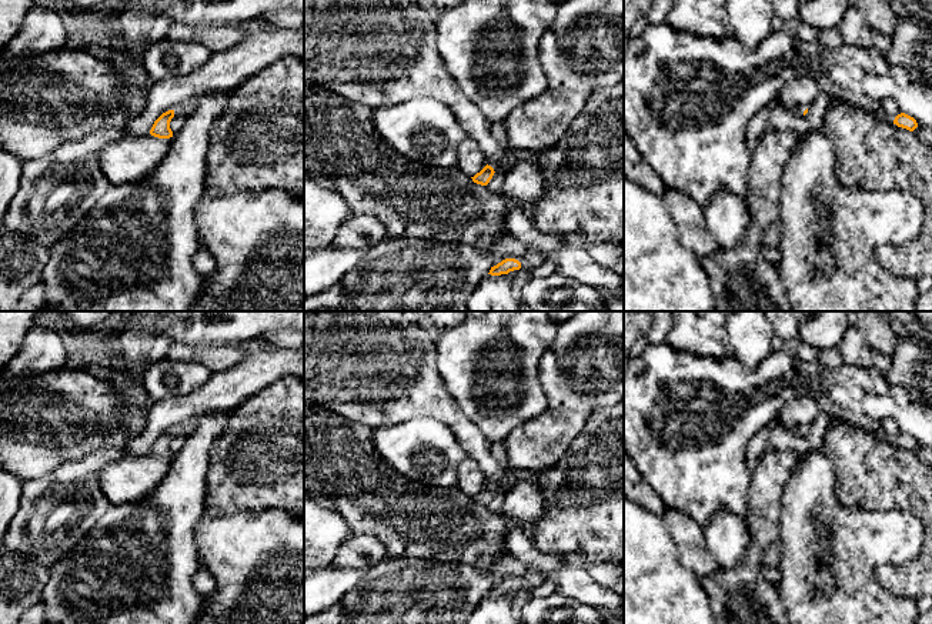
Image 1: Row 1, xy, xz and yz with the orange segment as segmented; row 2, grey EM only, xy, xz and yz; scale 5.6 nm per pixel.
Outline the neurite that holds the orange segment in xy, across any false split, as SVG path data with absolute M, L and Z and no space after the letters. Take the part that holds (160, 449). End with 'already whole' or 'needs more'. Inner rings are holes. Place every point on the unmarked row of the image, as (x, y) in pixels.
M196 416L188 418L187 421L178 424L174 430L168 430L166 433L163 433L153 444L150 454L158 458L170 458L173 457L173 451L170 448L170 441L171 438L178 434L183 437L187 437L188 434L191 434L194 431L194 428L197 427L200 418L203 416Z; needs more

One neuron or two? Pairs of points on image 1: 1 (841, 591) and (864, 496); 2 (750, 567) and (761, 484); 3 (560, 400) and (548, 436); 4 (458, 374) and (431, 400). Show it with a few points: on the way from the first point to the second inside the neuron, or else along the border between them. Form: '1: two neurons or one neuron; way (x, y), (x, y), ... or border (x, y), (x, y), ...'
1: two neurons; border (835, 489), (842, 504), (872, 511), (895, 509)
2: one neuron; way (757, 547), (761, 537), (761, 504)
3: two neurons; border (550, 409), (577, 410), (587, 416)
4: two neurons; border (437, 354), (437, 371), (466, 414)

